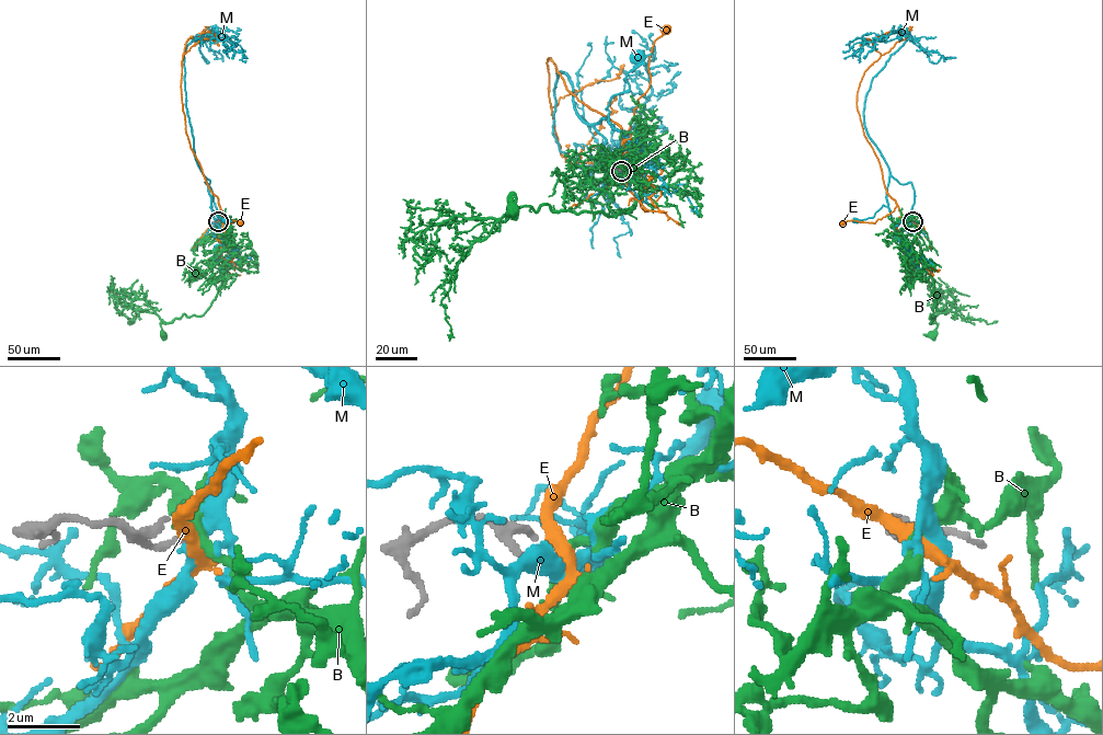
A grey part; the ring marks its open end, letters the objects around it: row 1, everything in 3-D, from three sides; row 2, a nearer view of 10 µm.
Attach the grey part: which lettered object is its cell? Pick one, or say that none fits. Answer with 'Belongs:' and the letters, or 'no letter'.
Belongs: B

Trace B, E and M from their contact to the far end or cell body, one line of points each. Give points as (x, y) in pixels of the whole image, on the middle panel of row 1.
B: (621, 171), (645, 140), (656, 168), (630, 210), (606, 216), (542, 205), (517, 207), (506, 219), (513, 211)
E: (621, 171), (630, 148), (624, 137), (638, 100), (650, 82), (652, 46), (666, 30)
M: (621, 171), (595, 165), (606, 139), (595, 126), (607, 121), (615, 95), (629, 90), (625, 78), (639, 56)

